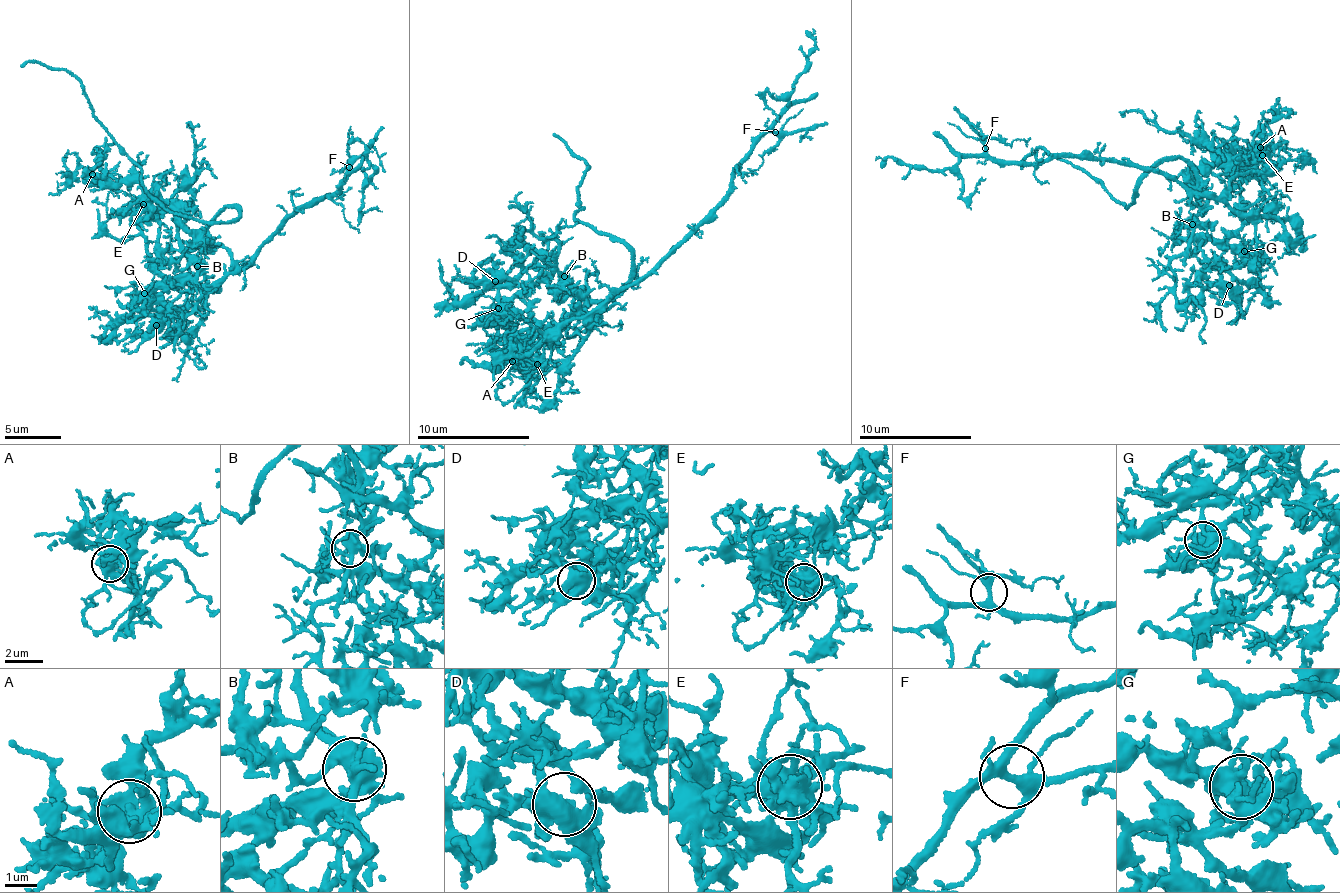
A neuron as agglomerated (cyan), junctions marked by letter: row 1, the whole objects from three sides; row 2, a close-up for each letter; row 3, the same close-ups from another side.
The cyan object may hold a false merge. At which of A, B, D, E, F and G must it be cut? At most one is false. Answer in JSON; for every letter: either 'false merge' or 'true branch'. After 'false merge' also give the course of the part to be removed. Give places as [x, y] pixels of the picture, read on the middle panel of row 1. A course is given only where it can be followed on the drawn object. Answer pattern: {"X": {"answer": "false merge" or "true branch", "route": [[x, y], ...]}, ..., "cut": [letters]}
{"A": {"answer": "true branch"}, "B": {"answer": "true branch"}, "D": {"answer": "true branch"}, "E": {"answer": "false merge", "route": [[538, 365], [512, 350], [523, 354], [600, 311], [715, 212], [781, 119], [815, 44], [811, 28]]}, "F": {"answer": "true branch"}, "G": {"answer": "true branch"}, "cut": ["E"]}

